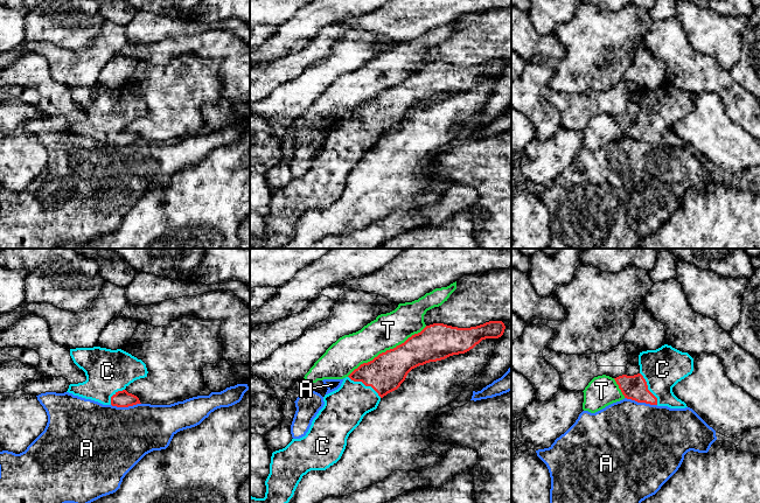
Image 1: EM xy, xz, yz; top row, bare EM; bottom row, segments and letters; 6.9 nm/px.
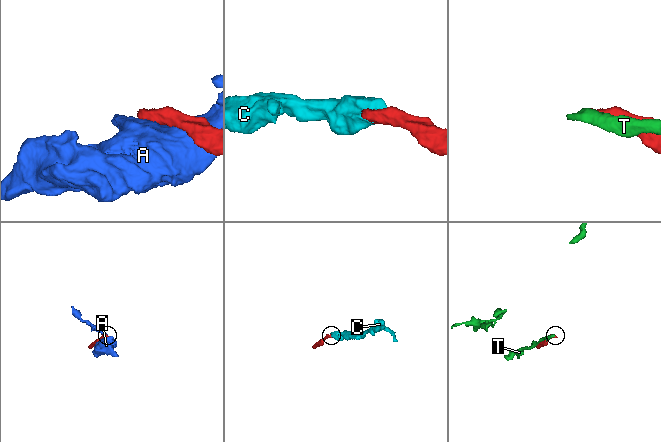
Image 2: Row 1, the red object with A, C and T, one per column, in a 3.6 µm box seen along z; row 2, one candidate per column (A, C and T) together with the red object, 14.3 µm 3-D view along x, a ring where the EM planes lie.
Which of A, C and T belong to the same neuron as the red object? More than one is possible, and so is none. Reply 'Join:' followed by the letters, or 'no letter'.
Join: C

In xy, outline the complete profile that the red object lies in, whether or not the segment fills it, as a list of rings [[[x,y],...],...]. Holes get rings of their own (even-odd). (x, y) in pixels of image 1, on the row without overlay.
[[[100,85],[70,88],[70,95],[74,102],[85,111],[86,119],[78,123],[70,123],[67,131],[98,140],[103,144],[117,146],[141,142],[137,134],[125,128],[134,119],[147,116],[148,110],[141,98],[121,88],[111,89]]]

